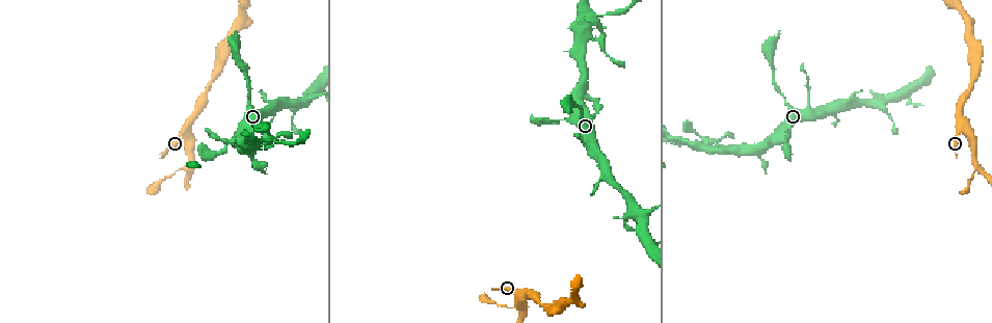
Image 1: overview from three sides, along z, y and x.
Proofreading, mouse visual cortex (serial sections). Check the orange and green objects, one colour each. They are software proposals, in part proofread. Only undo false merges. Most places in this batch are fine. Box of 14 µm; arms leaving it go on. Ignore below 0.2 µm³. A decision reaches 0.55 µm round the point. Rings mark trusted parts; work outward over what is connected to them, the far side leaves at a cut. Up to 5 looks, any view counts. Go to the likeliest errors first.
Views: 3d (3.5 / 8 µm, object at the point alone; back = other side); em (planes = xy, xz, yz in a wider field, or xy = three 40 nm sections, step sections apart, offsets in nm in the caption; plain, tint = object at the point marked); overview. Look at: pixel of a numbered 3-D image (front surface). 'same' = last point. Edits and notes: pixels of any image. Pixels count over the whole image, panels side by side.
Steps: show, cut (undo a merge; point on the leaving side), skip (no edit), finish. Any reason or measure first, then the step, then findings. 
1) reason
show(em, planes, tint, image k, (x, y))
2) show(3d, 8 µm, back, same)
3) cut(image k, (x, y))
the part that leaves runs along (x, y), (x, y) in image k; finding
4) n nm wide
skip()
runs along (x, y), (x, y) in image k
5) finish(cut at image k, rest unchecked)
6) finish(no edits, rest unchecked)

arms part here
show(3d, 3.5 µm, image 1, (684, 141))

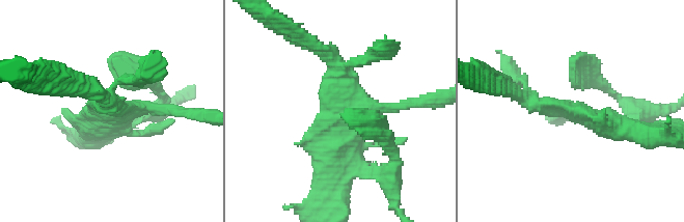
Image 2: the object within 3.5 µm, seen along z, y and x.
shape alone is not enough
show(em, xy, step 5, tint, image 2, (573, 111))

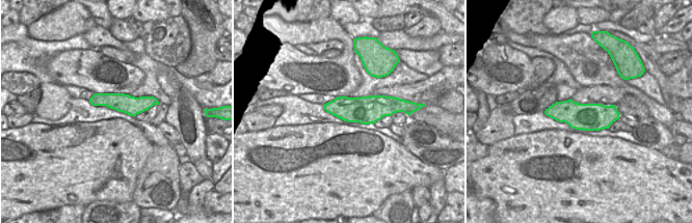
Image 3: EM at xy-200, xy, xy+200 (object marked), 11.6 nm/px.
skip()
all the same cell

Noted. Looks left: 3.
show(3d, 3.5 µm, image 1, (976, 164))

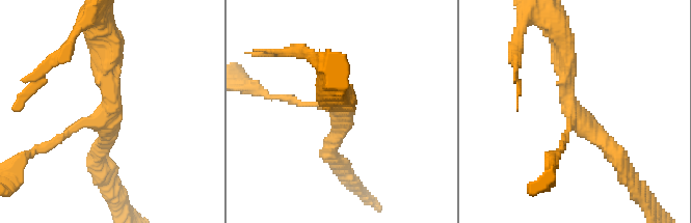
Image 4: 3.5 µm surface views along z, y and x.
now the EM
show(em, planes, tint, image 4, (575, 111))

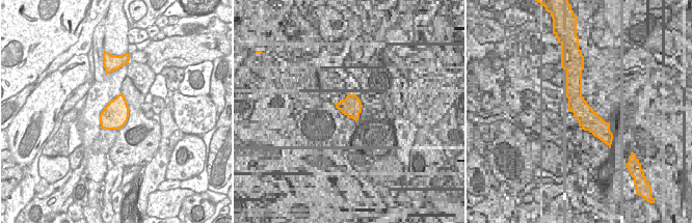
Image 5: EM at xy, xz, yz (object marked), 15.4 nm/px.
show(em, xy, step 3, tint, same)

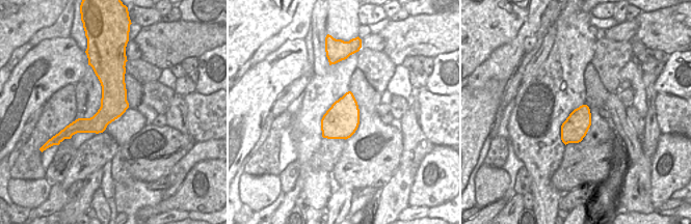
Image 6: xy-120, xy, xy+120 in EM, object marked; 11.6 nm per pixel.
400 nm wide
skip()
runs along (105, 67), (109, 108), (73, 131) in image 6; continuous, no second cell

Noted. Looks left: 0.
finish(no edits, rest unchecked)

